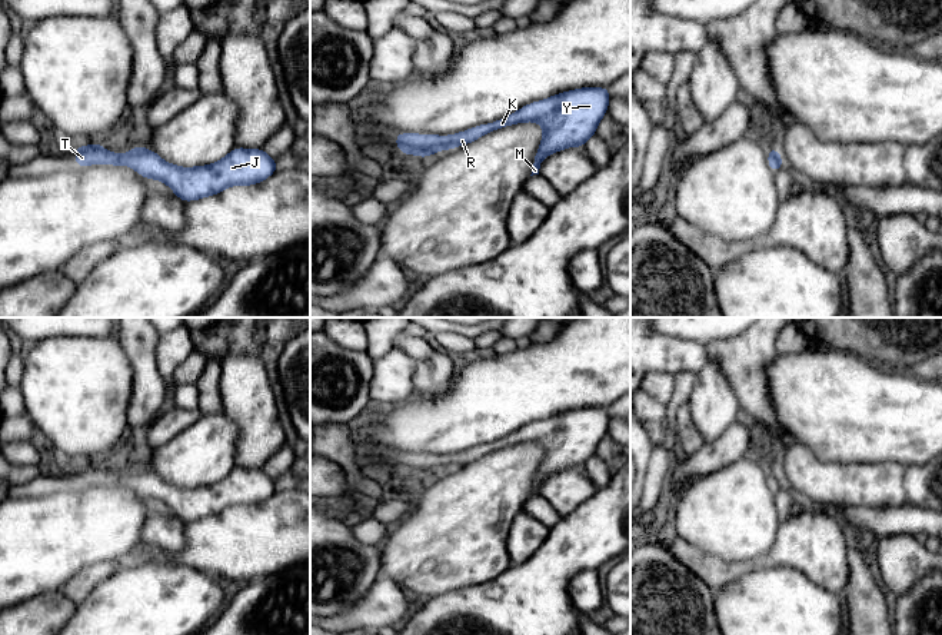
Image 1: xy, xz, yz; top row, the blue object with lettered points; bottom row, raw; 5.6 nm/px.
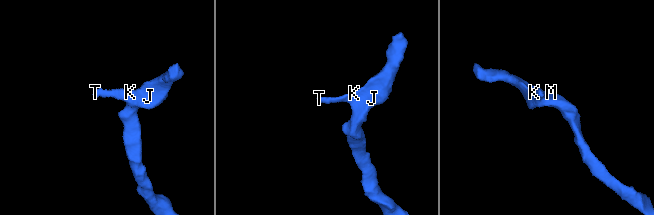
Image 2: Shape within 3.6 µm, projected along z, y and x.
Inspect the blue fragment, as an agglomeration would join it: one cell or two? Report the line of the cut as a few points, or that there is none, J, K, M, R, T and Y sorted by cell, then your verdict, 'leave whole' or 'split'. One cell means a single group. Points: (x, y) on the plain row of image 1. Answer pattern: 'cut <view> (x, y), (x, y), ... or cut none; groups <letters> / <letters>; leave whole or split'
cut none; groups J K M R T Y; leave whole

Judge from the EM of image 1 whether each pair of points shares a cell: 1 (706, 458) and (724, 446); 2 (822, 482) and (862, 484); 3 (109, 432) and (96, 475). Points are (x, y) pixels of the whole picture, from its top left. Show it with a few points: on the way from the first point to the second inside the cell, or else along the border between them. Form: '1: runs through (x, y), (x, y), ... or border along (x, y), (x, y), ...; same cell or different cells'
1: runs through (711, 456), (719, 451); same cell
2: runs through (832, 484), (852, 484); same cell
3: border along (100, 462), (87, 465); different cells

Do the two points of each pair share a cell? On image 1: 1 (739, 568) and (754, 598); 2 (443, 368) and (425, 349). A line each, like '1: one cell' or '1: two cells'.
1: two cells
2: two cells

